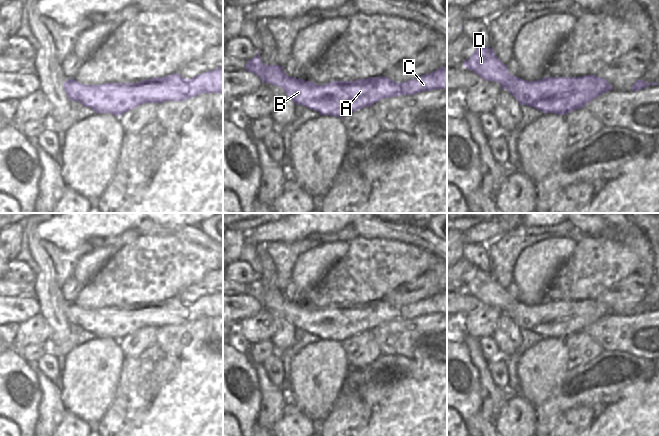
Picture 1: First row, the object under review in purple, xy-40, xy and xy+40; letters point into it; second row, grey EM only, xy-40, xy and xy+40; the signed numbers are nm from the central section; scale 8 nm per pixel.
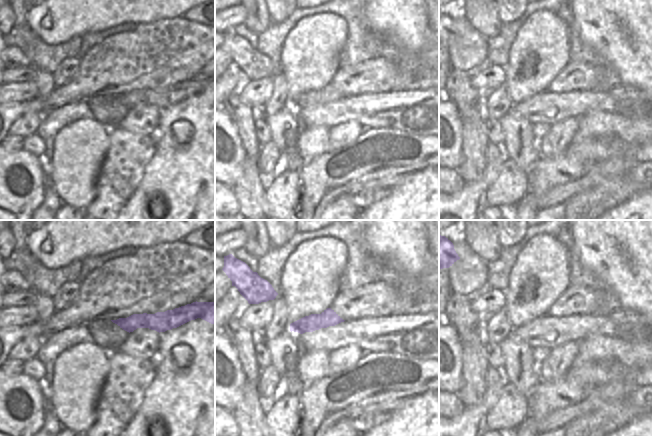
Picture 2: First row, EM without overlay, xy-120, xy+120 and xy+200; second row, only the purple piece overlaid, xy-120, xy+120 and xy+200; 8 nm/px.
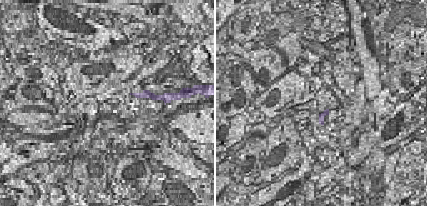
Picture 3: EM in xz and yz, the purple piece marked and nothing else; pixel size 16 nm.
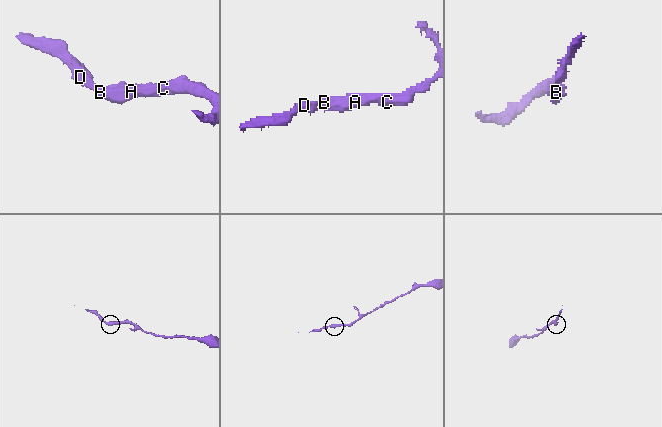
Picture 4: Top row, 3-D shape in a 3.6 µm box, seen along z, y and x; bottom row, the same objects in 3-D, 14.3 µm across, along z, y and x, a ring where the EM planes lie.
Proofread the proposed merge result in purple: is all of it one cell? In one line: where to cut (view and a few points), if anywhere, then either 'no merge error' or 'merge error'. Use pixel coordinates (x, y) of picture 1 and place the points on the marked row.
no cut | no merge error

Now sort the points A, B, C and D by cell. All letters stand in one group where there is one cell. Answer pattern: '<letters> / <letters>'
A B C D

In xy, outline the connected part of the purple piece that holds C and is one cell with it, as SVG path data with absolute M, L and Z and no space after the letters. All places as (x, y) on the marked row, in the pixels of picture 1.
M259 51L247 61L245 70L257 75L262 83L268 82L281 87L296 105L303 105L320 115L331 115L341 119L387 97L447 89L447 67L401 83L379 76L317 85L311 81L289 77L284 72L284 67L279 65L265 65Z

